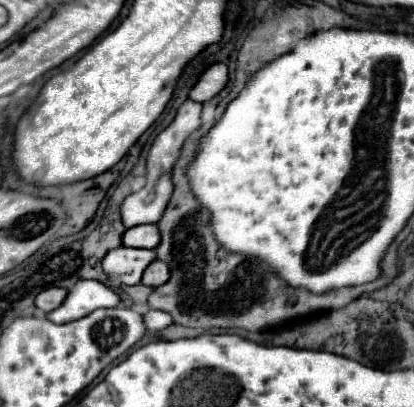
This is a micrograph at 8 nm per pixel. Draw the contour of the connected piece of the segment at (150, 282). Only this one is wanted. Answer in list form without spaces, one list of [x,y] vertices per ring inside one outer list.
[[[153,260],[153,262],[145,268],[141,284],[155,288],[155,286],[165,284],[165,280],[169,280],[169,268],[167,268],[167,264],[161,262],[161,260]]]

